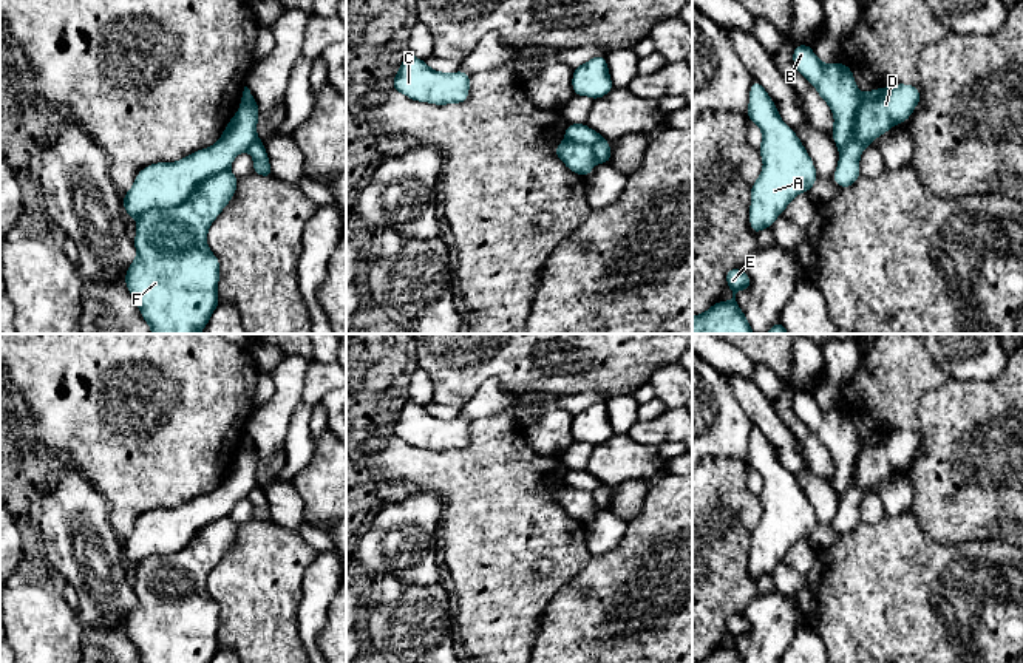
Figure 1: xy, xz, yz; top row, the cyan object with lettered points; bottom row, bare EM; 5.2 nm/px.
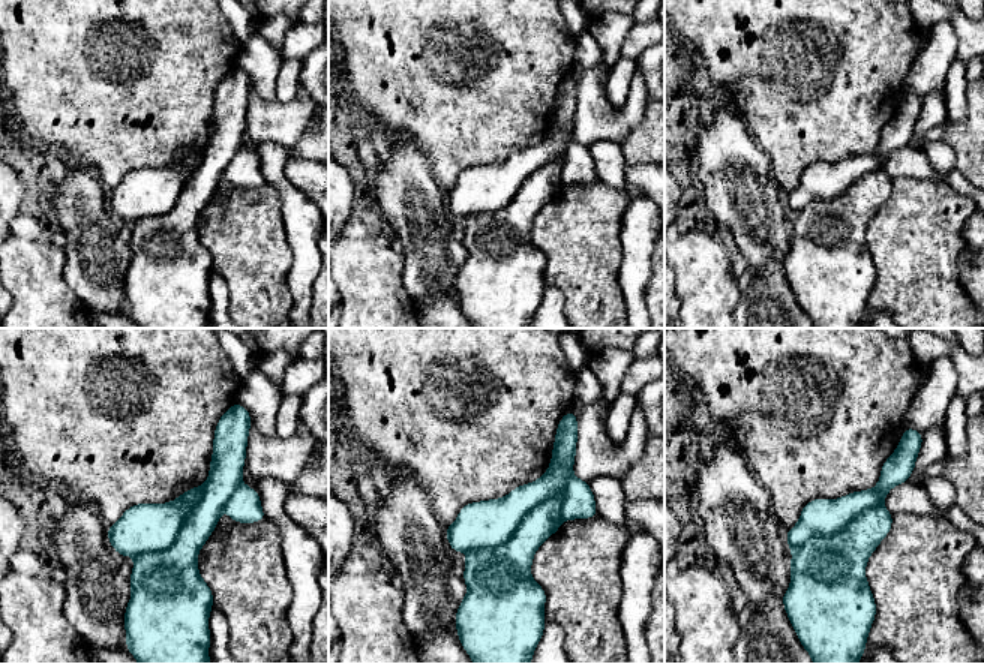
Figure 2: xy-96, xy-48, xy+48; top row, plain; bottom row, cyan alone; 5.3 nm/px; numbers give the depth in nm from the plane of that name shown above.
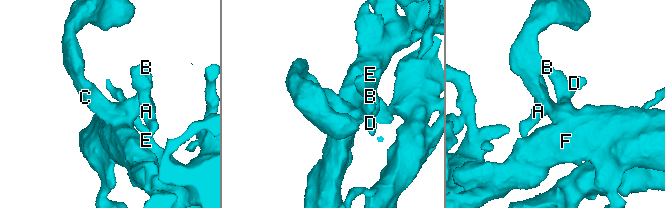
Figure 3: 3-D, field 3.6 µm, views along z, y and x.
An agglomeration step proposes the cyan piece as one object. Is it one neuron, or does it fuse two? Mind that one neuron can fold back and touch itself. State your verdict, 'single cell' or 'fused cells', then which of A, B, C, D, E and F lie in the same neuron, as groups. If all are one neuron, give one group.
fused cells; A B E F / C D

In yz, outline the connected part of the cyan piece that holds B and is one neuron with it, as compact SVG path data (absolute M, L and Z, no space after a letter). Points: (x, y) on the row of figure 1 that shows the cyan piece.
M796 45L793 51L796 70L816 88L834 116L831 136L839 150L838 168L831 179L842 189L855 184L861 176L859 158L864 145L851 139L855 114L864 94L858 90L848 65L834 62L825 65L811 45Z

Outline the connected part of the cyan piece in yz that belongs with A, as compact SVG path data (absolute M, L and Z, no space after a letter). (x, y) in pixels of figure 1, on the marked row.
M753 80L746 117L759 125L763 168L751 185L749 226L756 235L773 227L794 196L817 179L814 164L797 134L785 124L766 90Z

